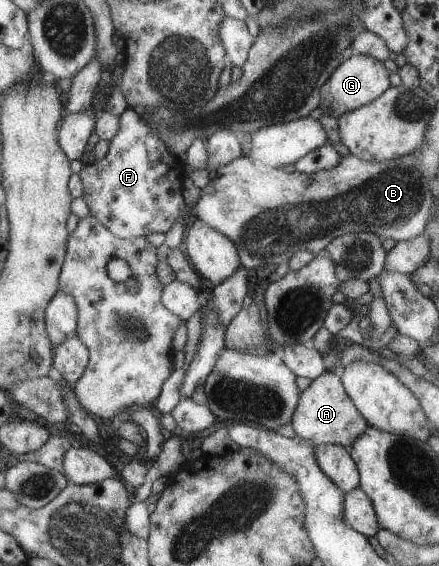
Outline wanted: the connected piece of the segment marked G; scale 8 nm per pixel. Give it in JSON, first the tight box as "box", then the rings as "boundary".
{"box":[318,54,390,118],"boundary":[[[354,54],[345,60],[330,75],[330,78],[320,87],[318,108],[324,115],[338,118],[346,111],[356,110],[369,103],[390,88],[390,72],[381,60],[363,54]]]}

